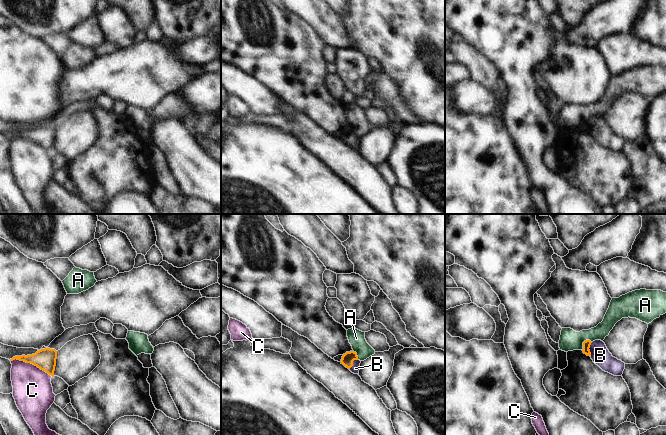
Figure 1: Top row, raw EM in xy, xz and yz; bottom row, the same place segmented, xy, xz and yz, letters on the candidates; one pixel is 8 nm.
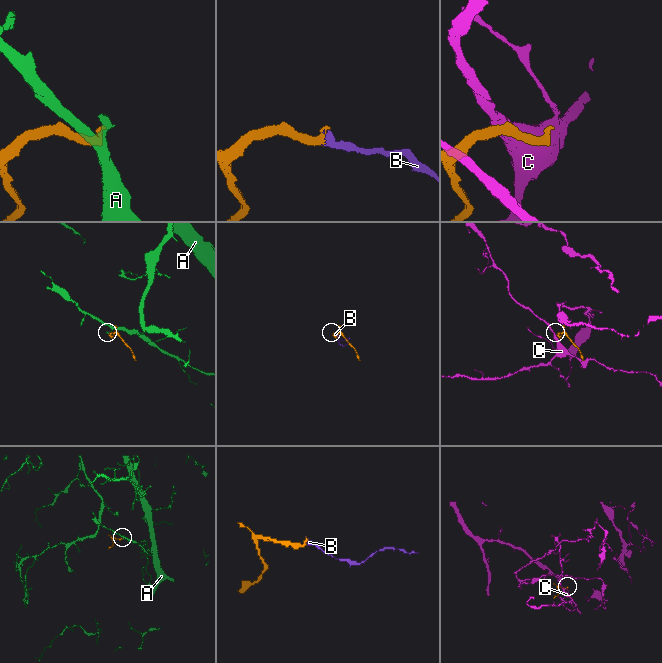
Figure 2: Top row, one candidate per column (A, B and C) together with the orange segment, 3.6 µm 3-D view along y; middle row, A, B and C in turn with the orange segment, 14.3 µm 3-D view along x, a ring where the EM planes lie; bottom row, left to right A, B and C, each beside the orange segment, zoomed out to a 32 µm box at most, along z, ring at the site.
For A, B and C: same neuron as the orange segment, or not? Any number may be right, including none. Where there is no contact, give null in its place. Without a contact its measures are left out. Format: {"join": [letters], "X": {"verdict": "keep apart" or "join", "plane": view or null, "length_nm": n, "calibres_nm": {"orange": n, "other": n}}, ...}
{"join": ["B"], "A": {"verdict": "keep apart", "plane": "yz", "length_nm": 110, "calibres_nm": {"orange": 60, "other": 170}}, "B": {"verdict": "join", "plane": "yz", "length_nm": 120, "calibres_nm": {"orange": 60, "other": 150}}, "C": {"verdict": "keep apart", "plane": "xy", "length_nm": 360, "calibres_nm": {"orange": 170, "other": 320}}}

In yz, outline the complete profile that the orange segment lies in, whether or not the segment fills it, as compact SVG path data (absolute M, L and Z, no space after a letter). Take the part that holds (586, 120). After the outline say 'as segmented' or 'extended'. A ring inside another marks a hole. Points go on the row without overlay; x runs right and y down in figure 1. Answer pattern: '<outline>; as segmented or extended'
M601 116L583 118L583 129L590 132L593 138L603 147L614 152L622 152L625 145L625 139L613 133L607 125L605 119Z; extended

